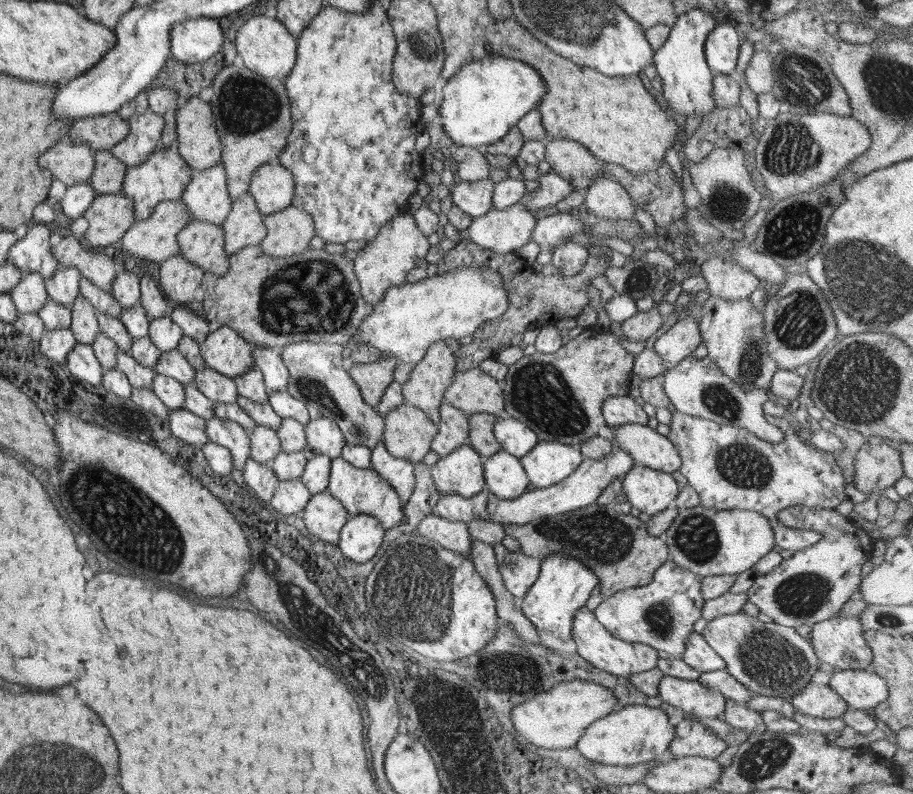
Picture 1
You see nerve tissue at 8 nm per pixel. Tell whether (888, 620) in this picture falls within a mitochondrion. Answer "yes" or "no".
yes

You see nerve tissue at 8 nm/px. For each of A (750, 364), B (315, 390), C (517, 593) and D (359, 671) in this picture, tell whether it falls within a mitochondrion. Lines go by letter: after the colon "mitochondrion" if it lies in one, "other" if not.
A: mitochondrion
B: mitochondrion
C: other
D: mitochondrion

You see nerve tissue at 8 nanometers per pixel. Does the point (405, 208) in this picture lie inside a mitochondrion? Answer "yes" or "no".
no

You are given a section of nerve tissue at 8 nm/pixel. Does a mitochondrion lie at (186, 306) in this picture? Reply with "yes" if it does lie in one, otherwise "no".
no

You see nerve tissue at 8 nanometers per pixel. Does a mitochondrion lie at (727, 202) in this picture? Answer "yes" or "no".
yes

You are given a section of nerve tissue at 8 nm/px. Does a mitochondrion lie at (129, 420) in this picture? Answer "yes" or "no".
no

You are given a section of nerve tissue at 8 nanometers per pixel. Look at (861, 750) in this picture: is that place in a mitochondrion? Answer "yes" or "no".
no

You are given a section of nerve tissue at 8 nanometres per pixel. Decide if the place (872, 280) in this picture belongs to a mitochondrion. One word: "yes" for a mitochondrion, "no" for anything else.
yes

